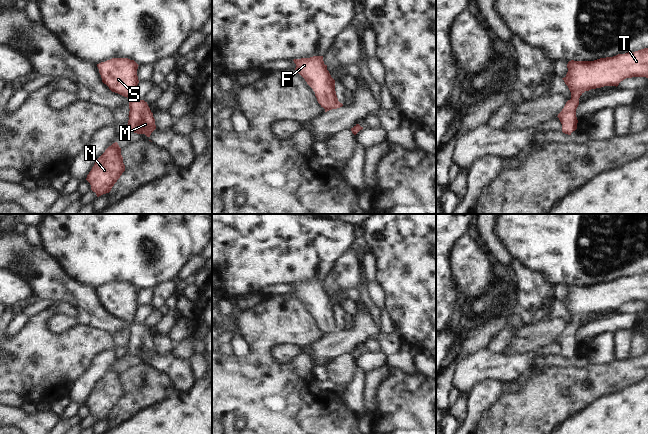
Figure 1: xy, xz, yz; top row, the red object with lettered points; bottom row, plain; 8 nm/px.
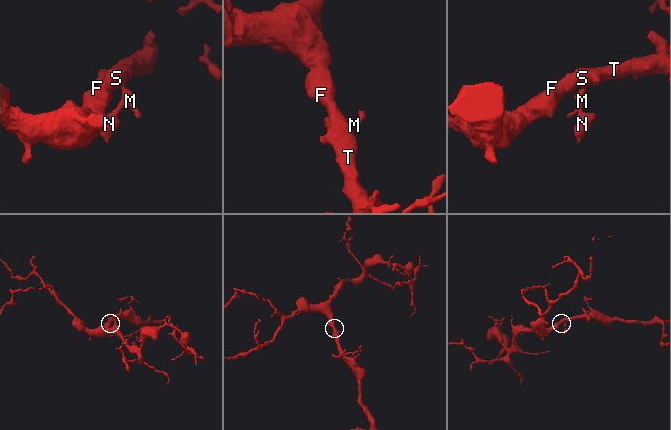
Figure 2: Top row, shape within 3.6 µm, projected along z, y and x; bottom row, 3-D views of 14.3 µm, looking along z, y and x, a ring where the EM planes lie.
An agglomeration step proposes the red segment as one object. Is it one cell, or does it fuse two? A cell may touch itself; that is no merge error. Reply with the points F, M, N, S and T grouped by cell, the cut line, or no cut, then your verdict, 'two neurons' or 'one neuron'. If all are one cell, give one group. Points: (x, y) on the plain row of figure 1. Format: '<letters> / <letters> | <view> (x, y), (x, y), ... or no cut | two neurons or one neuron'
F M N S T | no cut | one neuron

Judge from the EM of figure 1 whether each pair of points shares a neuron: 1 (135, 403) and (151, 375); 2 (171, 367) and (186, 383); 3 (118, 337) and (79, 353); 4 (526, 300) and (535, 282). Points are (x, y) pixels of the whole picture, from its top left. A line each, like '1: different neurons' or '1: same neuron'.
1: same neuron
2: same neuron
3: different neurons
4: same neuron

